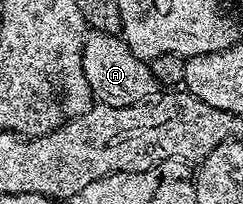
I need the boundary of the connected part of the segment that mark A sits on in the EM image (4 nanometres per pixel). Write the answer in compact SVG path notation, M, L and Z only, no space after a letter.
M86 32L83 73L87 75L87 83L91 87L94 98L102 105L111 107L144 105L158 96L159 84L152 74L150 62L139 60L131 51L124 36L116 33Z

